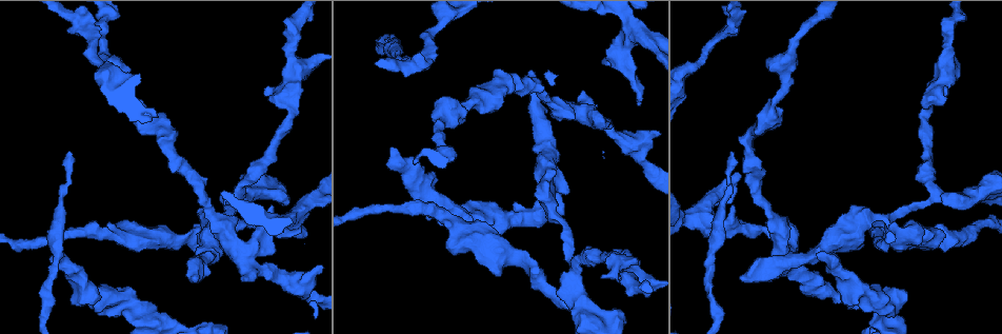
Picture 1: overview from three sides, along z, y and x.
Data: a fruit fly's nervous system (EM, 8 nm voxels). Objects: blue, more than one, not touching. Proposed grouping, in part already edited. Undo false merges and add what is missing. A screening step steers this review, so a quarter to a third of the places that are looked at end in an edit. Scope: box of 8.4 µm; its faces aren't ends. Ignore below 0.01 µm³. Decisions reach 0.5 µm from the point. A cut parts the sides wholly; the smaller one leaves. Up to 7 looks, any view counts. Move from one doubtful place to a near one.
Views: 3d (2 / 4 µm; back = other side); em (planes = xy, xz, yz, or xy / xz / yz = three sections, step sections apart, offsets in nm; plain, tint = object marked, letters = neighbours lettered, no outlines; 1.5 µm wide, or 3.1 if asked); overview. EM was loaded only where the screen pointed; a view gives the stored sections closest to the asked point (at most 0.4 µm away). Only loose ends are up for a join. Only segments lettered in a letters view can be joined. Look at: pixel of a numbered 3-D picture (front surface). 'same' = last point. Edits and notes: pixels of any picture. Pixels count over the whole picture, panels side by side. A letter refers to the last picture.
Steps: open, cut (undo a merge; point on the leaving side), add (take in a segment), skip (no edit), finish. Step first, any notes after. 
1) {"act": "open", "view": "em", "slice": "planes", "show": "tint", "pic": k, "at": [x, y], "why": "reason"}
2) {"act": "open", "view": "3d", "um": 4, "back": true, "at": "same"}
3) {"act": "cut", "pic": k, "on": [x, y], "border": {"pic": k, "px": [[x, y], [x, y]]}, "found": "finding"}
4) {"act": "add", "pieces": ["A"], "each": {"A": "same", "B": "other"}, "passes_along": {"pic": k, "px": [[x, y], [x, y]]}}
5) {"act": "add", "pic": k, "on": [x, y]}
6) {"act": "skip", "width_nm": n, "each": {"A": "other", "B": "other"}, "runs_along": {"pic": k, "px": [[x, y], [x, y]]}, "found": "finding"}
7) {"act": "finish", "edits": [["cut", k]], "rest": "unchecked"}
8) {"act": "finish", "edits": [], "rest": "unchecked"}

{"act": "open", "view": "3d", "um": 4, "pic": 1, "at": [637, 104], "why": "an open end"}

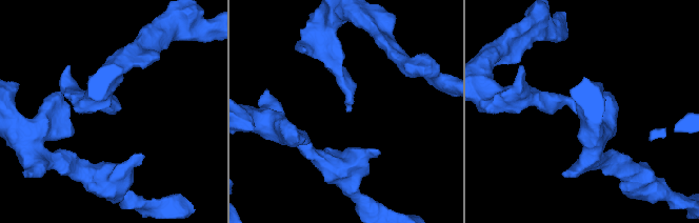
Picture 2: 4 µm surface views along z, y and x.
{"act": "open", "view": "em", "slice": "xy", "step": 4, "show": "tint", "pic": 2, "at": [351, 109]}

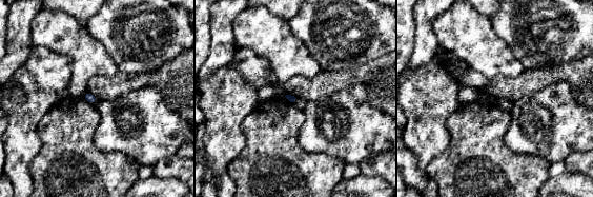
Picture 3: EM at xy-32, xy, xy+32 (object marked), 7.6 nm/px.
{"act": "open", "view": "em", "slice": "planes", "show": "letters", "at": "same"}

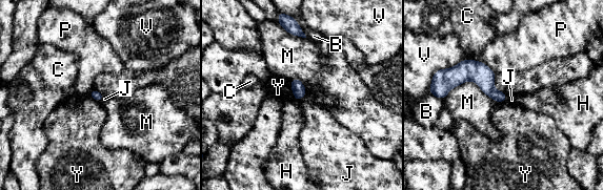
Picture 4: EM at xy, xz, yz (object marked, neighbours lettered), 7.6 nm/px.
{"act": "skip", "each": {"B": "other", "C": "other", "H": "other", "J": "other", "M": "other", "P": "other", "V": "other", "Y": "other"}, "border": {"pic": 4, "px": [[305, 93], [299, 100]]}, "found": "none of them fits"}

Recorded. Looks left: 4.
{"act": "open", "view": "3d", "um": 4, "pic": 1, "at": [862, 246], "why": "stops while still wide"}

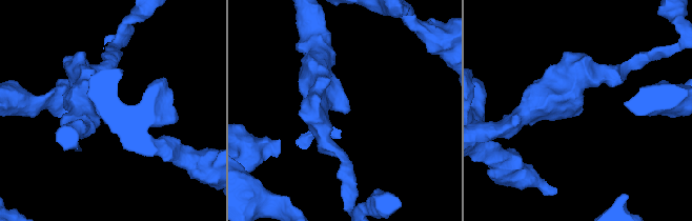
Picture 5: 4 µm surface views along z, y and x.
{"act": "open", "view": "em", "slice": "planes", "show": "letters", "pic": 5, "at": [582, 112], "why": "need the tissue"}

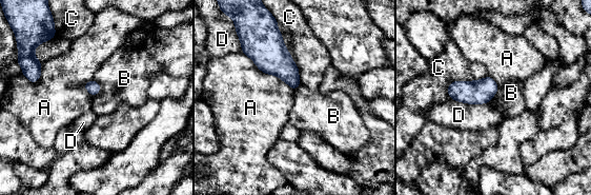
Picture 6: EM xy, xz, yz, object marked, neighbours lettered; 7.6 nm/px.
{"act": "skip", "longest_contact_nm": ["A", 500], "each": {"A": "other", "B": "other", "C": "other", "D": "other"}, "border": {"pic": 6, "px": [[95, 79], [100, 90], [93, 97]]}, "found": "no lettered segment goes on from it"}

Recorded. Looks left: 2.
{"act": "open", "view": "em", "slice": "planes", "show": "letters", "pic": 1, "at": [732, 154], "why": "tapers out"}

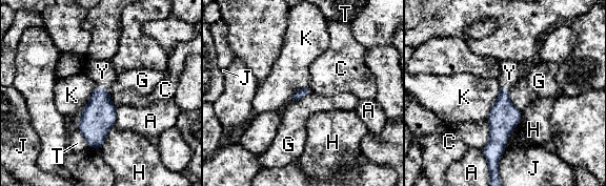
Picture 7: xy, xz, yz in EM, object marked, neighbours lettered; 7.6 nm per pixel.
{"act": "add", "pieces": ["Y"], "each": {"A": "other", "C": "other", "G": "other", "H": "other", "J": "other", "K": "other", "T": "other", "Y": "same"}, "passes_along": {"pic": 7, "px": [[99, 116], [101, 87], [102, 71]]}, "found": "the neuron continues"}

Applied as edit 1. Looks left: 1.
{"act": "finish", "edits": [["add", 7]], "rest": "unchecked"}

